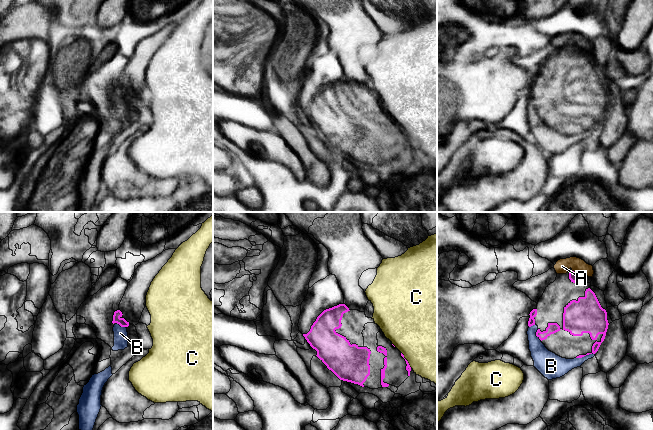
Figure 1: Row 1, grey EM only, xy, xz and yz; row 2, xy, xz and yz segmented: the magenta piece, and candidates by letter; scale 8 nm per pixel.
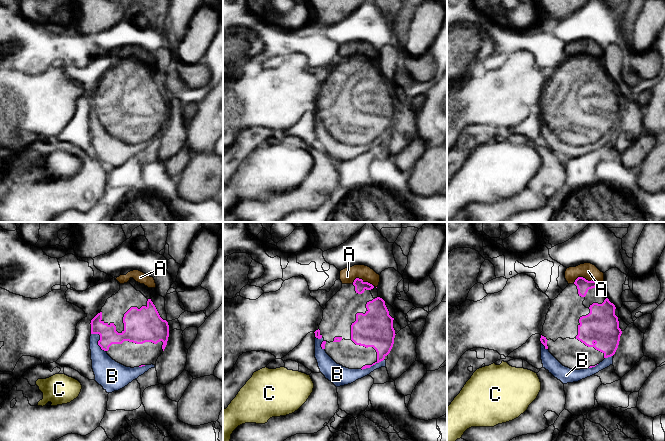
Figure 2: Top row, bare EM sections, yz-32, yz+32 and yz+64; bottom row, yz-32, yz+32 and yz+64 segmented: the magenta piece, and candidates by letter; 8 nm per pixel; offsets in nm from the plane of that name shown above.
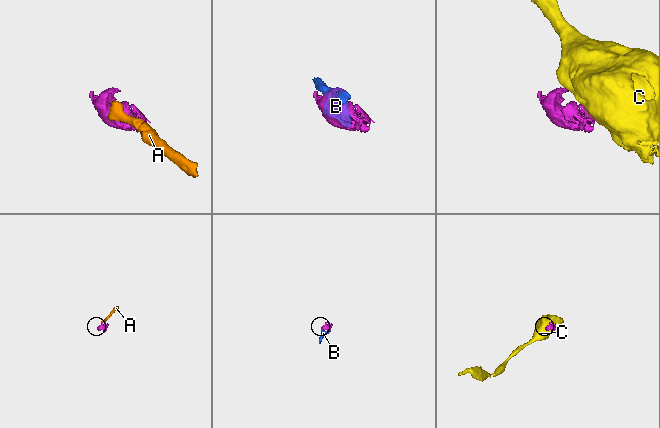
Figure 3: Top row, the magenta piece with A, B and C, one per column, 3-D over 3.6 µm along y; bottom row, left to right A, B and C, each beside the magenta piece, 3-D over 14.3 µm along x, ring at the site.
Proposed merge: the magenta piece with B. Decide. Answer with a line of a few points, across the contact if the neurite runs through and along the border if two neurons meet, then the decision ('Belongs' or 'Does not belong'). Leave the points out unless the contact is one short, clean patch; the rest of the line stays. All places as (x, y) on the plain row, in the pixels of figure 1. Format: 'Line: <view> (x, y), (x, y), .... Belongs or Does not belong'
Belongs

